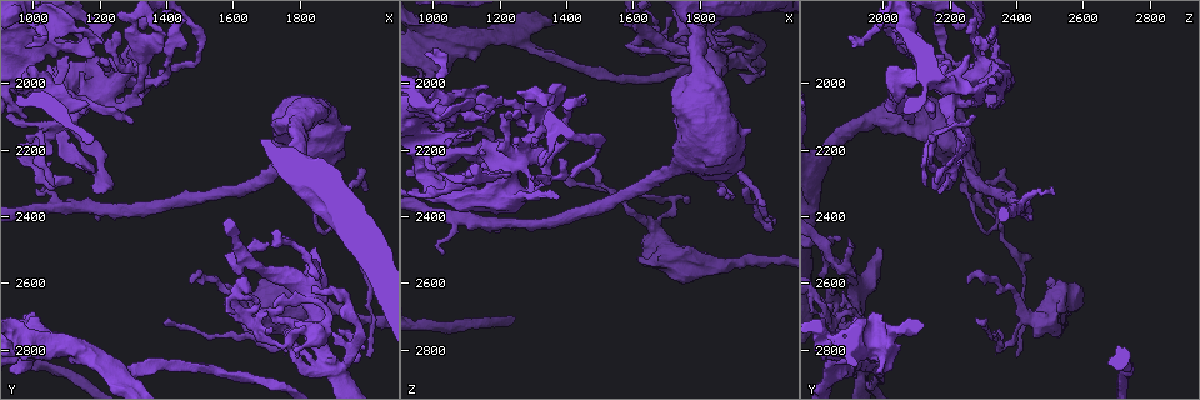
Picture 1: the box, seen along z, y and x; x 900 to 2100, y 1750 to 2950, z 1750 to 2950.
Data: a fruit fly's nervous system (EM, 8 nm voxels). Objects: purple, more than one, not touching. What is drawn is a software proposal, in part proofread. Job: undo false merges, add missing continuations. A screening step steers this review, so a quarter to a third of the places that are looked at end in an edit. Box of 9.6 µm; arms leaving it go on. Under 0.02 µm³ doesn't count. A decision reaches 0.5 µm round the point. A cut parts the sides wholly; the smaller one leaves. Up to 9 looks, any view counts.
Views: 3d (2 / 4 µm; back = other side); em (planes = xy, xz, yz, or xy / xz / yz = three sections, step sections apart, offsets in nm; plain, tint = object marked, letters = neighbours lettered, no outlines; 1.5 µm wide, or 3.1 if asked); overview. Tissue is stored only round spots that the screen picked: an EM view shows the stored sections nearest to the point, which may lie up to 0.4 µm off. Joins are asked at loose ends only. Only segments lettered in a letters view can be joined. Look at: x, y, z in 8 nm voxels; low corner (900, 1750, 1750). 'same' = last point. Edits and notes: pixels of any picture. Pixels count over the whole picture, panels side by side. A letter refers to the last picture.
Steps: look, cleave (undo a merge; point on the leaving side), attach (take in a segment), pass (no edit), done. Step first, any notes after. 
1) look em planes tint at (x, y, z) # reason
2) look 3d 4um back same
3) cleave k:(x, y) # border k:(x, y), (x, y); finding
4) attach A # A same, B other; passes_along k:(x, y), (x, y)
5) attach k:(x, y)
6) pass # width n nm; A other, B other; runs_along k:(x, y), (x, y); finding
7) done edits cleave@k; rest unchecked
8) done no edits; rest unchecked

look em planes letters at (1290, 2120, 2080) # an open end

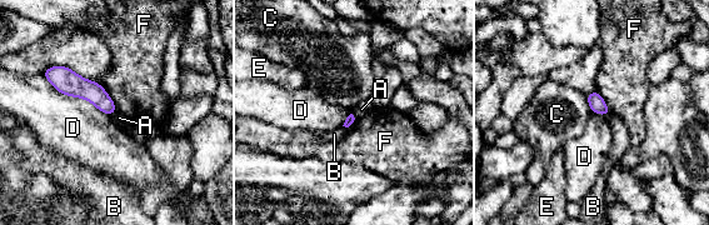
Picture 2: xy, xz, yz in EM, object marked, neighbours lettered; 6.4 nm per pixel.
pass # A other, B other, C other, D other, E other, F other; none of them fits

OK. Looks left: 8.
look em planes letters at (1720, 2470, 1870) # branch stops here

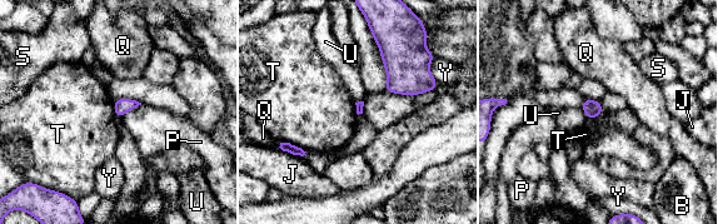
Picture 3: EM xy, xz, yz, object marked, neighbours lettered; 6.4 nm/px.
pass # B other, J other, P other, Q other, S other, T other, U other, Y other; border 3:(280, 142), (295, 144), (305, 152); no lettered segment goes on from it

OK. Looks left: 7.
look 3d 2um at (1640, 2660, 2430) # two arms in line, one across

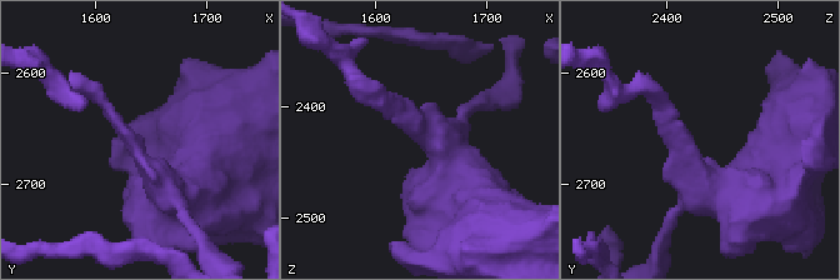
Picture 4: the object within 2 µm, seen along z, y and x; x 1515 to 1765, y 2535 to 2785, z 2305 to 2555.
look em planes letters at (1638, 2664, 2420) # arms 3; need the tissue

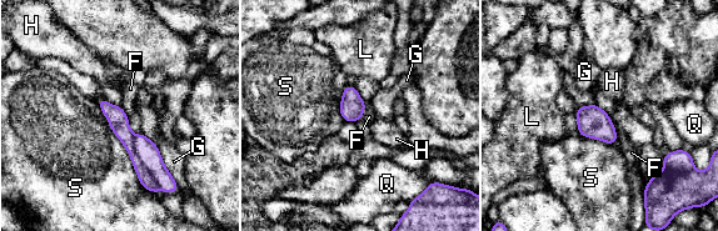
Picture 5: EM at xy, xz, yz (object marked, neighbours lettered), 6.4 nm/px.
cleave 5:(146, 150) # longest_contact S 700 nm; F other, G other, H other, L other, Q other, S other; border 5:(133, 135), (134, 151), (159, 189); two neurons meet here

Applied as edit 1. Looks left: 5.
look em yz step 4 letters at (980, 1890, 1910) # tapers out

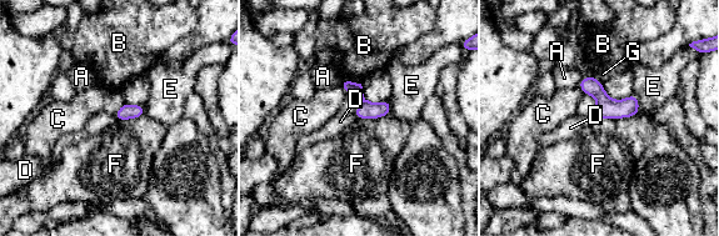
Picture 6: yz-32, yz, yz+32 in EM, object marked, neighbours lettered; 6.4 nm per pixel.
pass # A other, B other, C other, D other, E other, F other, G other; border 6:(341, 79), (360, 84); none of them fits

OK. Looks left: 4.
done edits cleave@5; rest unchecked

